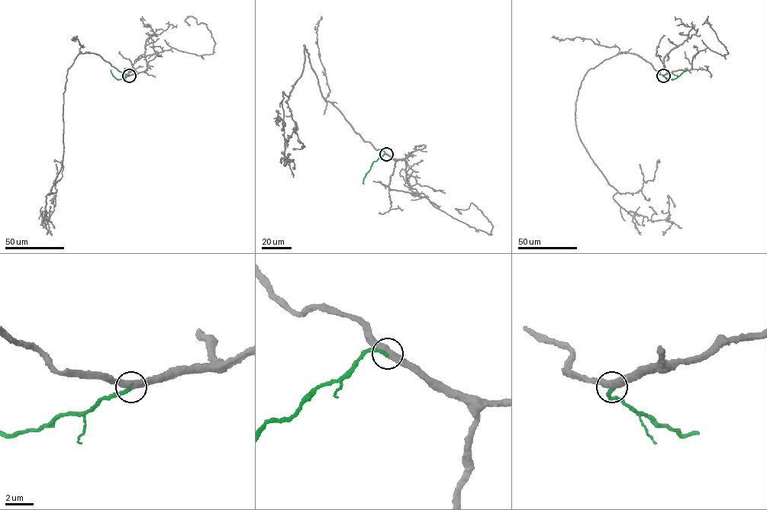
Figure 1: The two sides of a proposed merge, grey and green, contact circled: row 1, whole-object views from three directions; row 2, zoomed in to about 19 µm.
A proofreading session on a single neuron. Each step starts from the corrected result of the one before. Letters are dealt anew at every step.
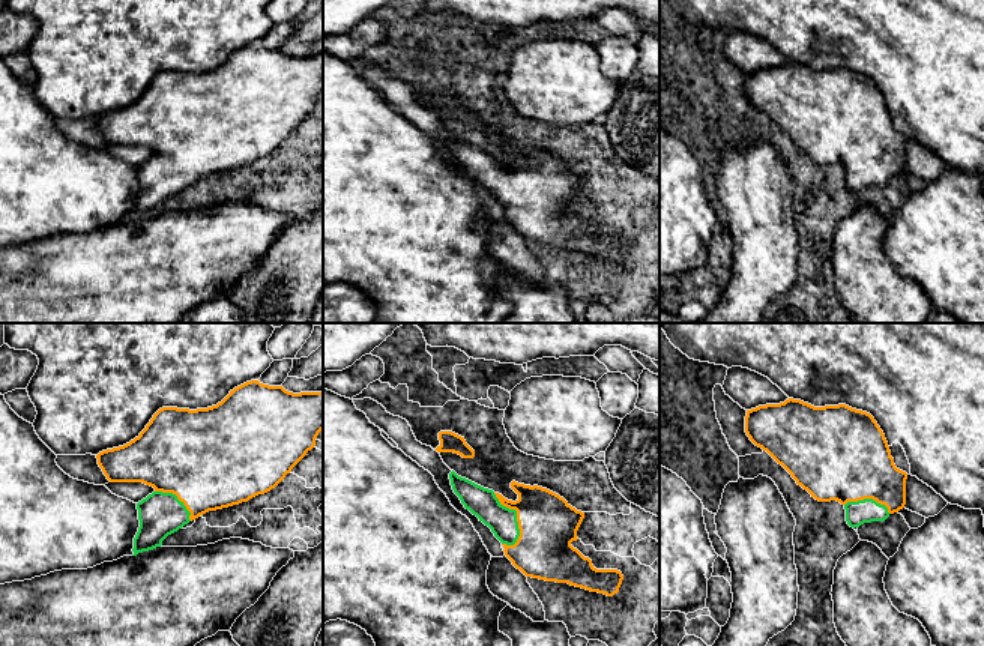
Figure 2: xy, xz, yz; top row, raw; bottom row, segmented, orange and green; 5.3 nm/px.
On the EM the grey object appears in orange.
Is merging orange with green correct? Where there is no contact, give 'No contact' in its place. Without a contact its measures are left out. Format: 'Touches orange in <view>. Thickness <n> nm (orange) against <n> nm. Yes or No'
Touches orange in xz. Thickness 300 nm (orange) against 160 nm. Yes

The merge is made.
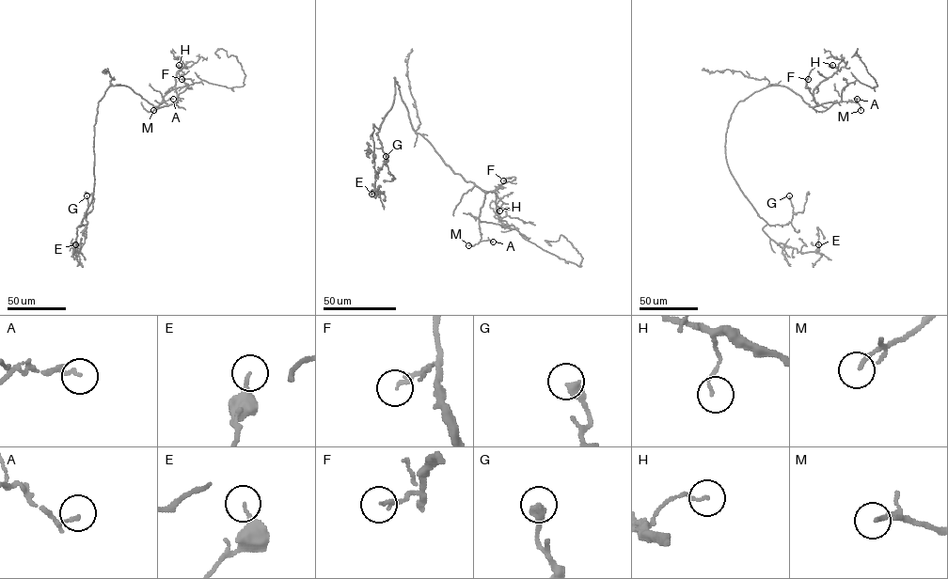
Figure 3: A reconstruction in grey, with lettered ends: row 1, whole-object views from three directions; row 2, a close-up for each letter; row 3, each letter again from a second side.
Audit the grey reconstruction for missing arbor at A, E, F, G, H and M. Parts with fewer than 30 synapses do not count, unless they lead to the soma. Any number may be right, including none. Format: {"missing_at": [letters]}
{"missing_at": []}

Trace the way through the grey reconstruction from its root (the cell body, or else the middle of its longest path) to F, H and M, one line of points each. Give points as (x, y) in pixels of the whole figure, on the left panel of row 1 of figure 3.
F: (110, 86), (127, 86), (154, 106), (162, 107), (174, 103), (180, 93), (191, 87), (181, 79)
H: (110, 86), (128, 86), (154, 106), (172, 104), (178, 100), (176, 74), (183, 67), (179, 65)
M: (110, 86), (128, 86), (154, 106), (166, 104), (162, 101), (153, 110)

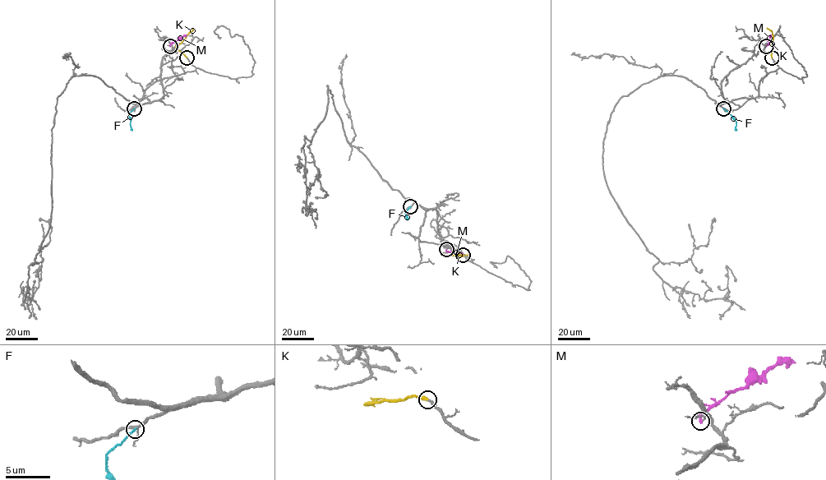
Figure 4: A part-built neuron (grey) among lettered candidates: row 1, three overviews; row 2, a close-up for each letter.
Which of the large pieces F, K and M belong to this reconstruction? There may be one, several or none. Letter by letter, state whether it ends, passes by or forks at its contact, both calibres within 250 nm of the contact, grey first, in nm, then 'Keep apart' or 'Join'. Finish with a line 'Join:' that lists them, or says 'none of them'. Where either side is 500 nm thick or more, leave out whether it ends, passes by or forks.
F: It ends there. Thickness 200 nm (grey) against 180 nm. Keep apart
K: It ends there. Thickness 190 nm (grey) against 320 nm. Join
M: It ends there. Thickness 100 nm (grey) against 240 nm. Keep apart
Join: K

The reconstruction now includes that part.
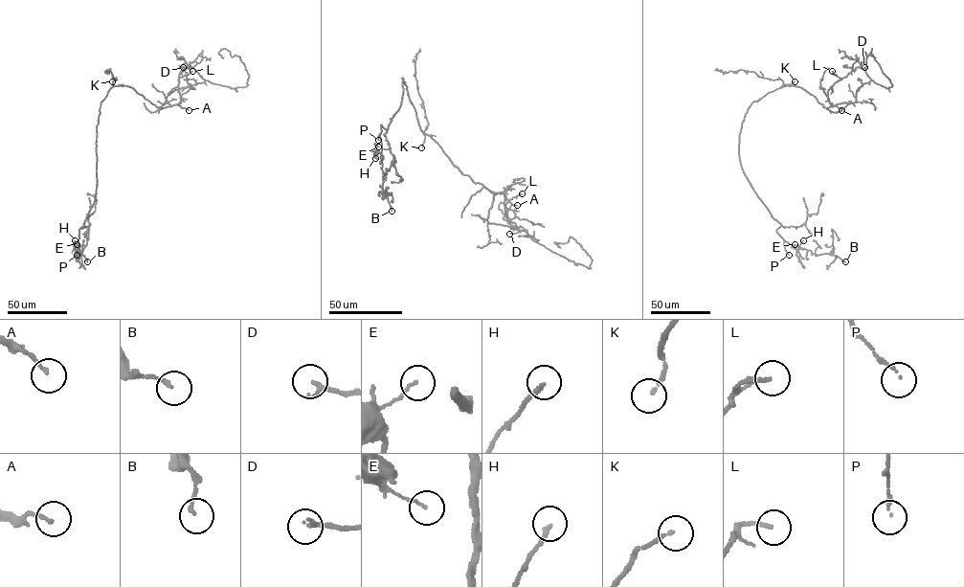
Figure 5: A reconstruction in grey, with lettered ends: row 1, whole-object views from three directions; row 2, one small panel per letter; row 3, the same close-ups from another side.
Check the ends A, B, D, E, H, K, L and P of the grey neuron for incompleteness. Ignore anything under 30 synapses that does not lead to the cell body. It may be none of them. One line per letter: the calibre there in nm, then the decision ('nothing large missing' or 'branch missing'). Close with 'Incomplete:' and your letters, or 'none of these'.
A: calibre 160 nm; nothing large missing
B: calibre 140 nm; nothing large missing
D: calibre 180 nm; nothing large missing
E: calibre 110 nm; nothing large missing
H: calibre 180 nm; nothing large missing
K: calibre 140 nm; branch missing
L: calibre 150 nm; nothing large missing
P: calibre 90 nm; nothing large missing
Incomplete: K

